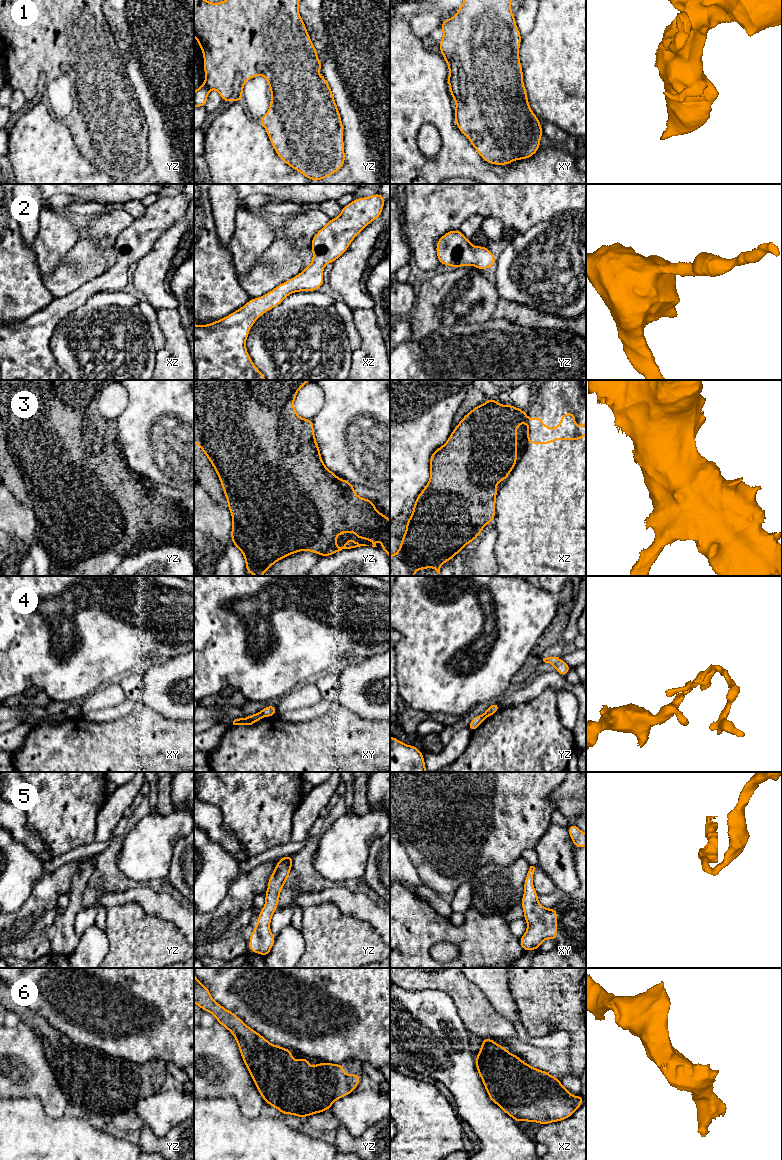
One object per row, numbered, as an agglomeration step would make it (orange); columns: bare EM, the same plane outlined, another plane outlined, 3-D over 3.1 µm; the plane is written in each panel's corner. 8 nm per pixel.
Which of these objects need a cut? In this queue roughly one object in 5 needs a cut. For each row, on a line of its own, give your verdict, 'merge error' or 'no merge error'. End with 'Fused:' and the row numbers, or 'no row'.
1: no merge error
2: no merge error
3: no merge error
4: merge error
5: no merge error
6: no merge error
Fused: 4

